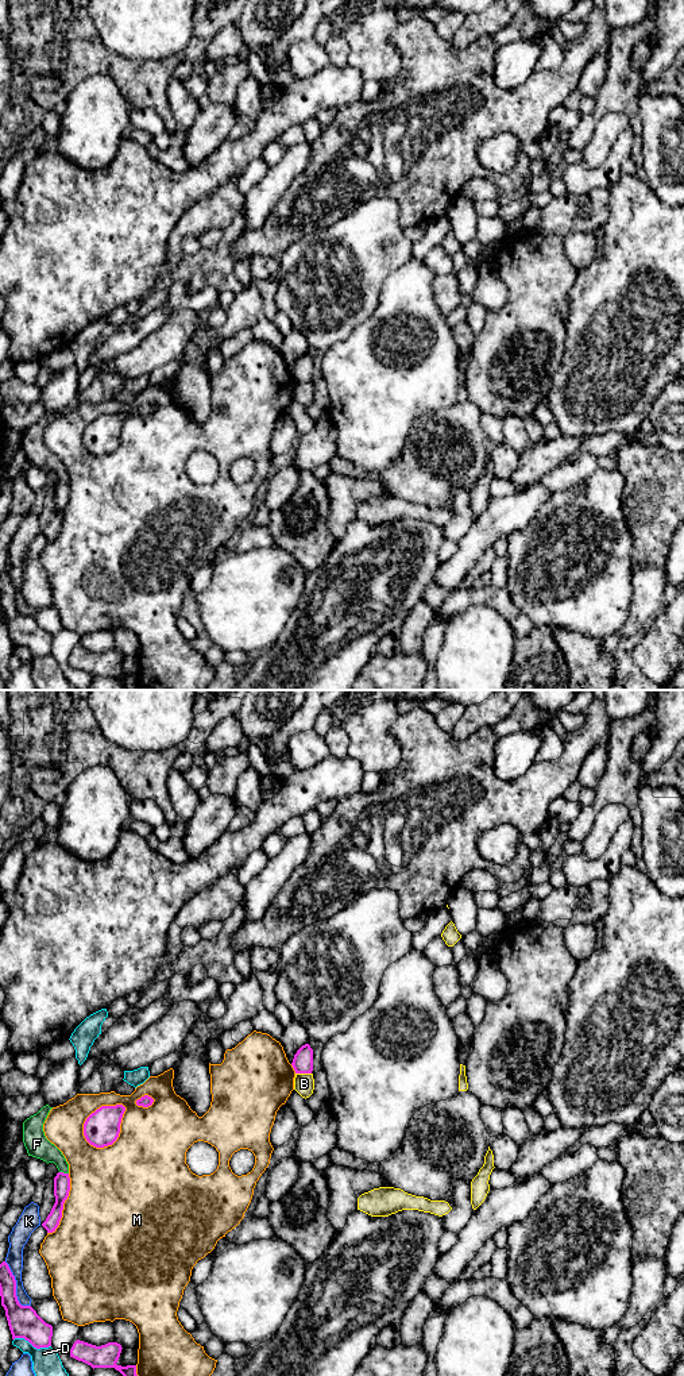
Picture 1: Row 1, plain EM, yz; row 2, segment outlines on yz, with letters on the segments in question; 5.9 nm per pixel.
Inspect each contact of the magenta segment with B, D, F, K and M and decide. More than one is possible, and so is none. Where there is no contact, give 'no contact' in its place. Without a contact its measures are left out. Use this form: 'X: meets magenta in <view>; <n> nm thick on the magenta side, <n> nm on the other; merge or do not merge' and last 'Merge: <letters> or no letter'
B: meets magenta in yz; 130 nm thick on the magenta side, 130 nm on the other; do not merge
D: meets magenta in yz; 190 nm thick on the magenta side, 180 nm on the other; do not merge
F: meets magenta in yz; 100 nm thick on the magenta side, 140 nm on the other; do not merge
K: meets magenta in yz; 190 nm thick on the magenta side, 100 nm on the other; do not merge
M: meets magenta in yz; 220 nm thick on the magenta side, 480 nm on the other; do not merge
Merge: no letter

